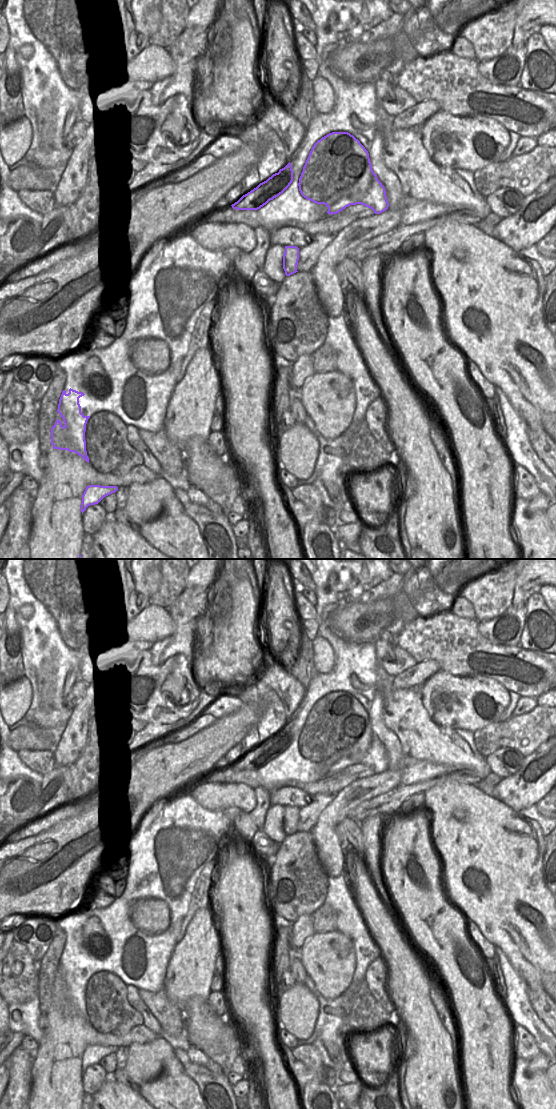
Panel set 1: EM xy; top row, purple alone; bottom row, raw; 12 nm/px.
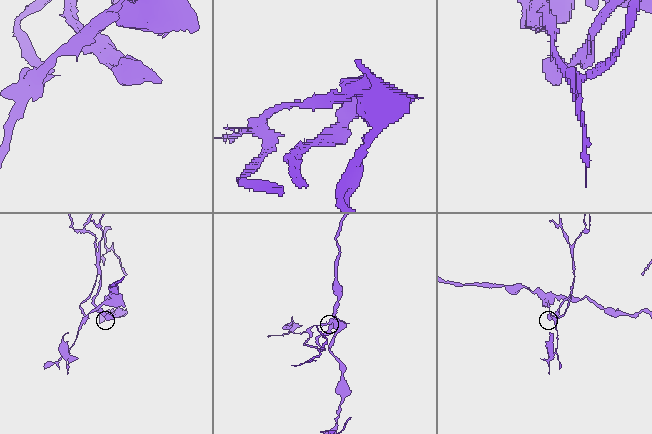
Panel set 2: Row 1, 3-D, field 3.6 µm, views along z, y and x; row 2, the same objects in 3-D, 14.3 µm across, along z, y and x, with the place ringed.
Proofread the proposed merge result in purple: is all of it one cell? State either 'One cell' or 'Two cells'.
Two cells

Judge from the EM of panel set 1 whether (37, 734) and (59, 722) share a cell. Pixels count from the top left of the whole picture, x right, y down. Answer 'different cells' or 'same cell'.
different cells

